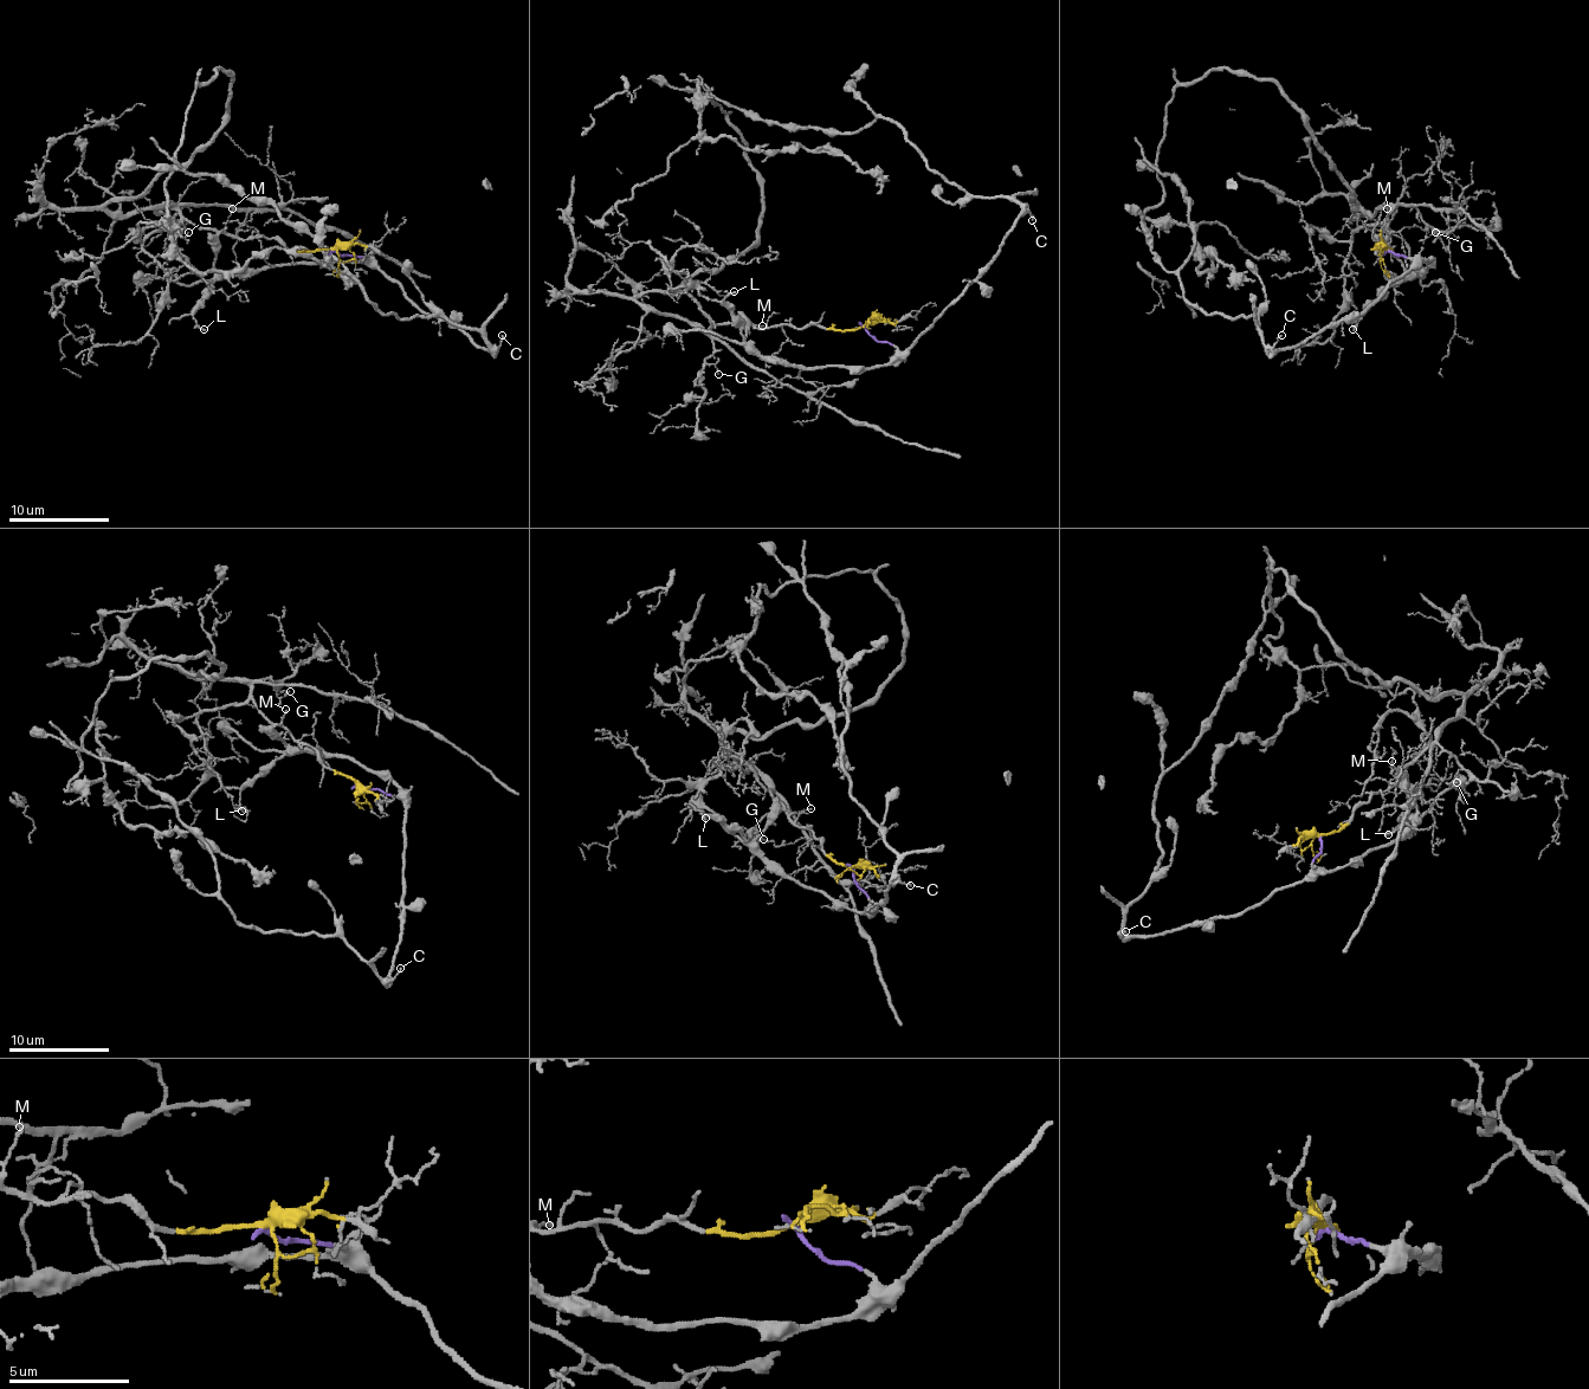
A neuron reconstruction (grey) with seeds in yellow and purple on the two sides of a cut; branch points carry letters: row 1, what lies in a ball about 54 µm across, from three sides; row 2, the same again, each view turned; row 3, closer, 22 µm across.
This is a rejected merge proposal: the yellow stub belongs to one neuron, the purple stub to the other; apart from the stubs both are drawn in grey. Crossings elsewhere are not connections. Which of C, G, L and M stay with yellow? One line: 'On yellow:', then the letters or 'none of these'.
On yellow: G, M

